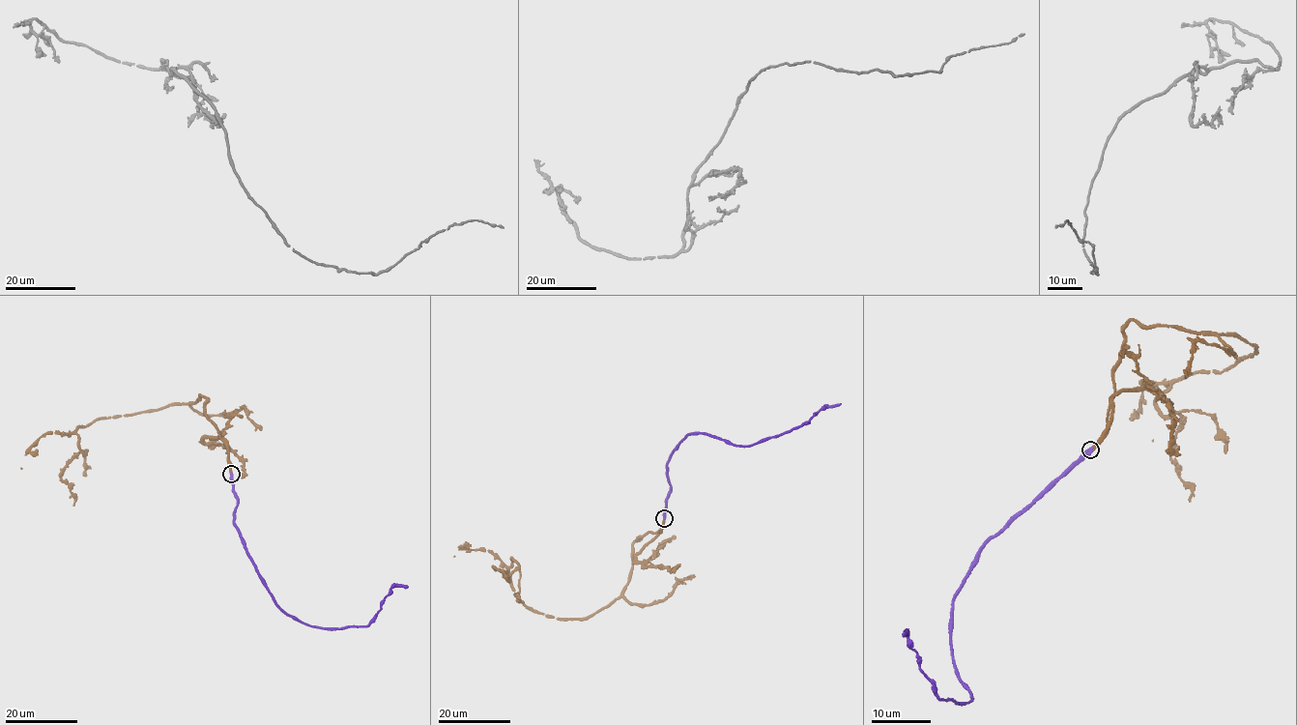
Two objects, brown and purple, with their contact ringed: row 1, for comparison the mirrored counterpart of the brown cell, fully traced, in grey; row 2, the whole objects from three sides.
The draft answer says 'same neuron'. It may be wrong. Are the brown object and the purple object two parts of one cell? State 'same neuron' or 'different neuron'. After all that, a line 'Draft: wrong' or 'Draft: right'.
same neuron
Draft: right

